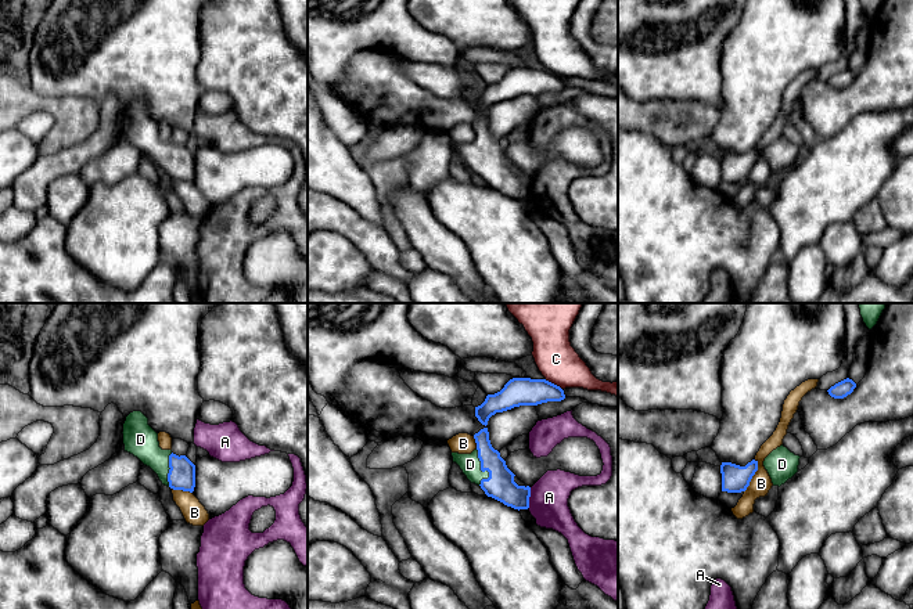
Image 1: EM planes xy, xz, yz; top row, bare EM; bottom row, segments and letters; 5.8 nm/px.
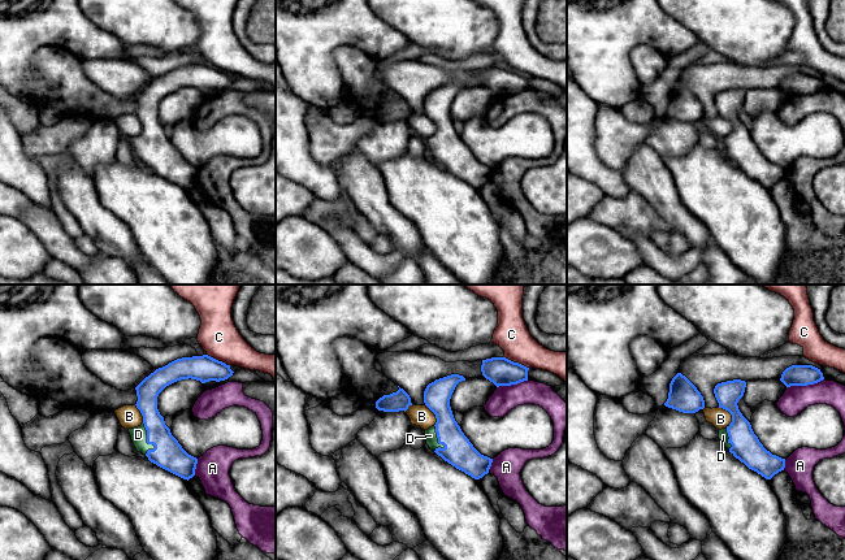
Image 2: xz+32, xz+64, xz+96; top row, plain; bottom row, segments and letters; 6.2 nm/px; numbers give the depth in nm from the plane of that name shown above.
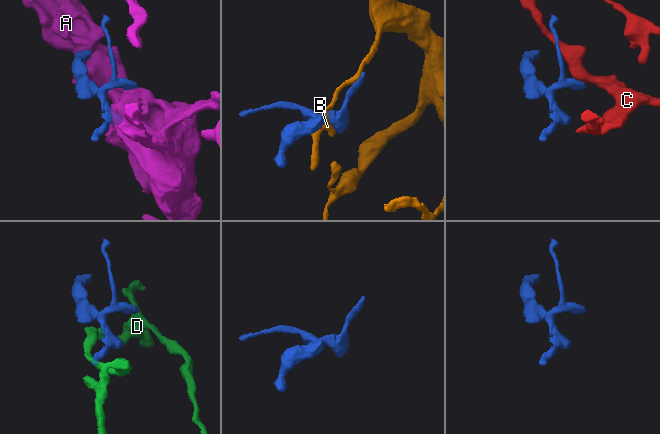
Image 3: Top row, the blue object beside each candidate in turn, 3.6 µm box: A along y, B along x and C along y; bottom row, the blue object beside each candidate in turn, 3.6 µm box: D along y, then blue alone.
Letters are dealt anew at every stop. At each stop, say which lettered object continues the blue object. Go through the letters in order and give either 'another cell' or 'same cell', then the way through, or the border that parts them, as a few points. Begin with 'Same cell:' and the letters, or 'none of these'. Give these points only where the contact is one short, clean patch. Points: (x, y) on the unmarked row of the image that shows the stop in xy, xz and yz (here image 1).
Same cell: D
A: another cell
B: another cell
C: another cell; border along xz (545, 69), (561, 79)
D: same cell; runs through xz (500, 175), (482, 161), (470, 154)

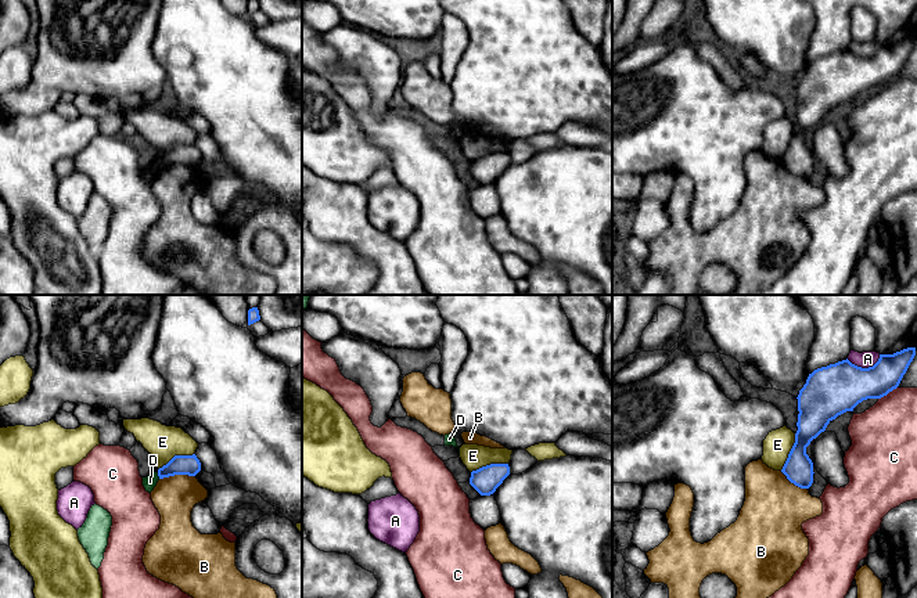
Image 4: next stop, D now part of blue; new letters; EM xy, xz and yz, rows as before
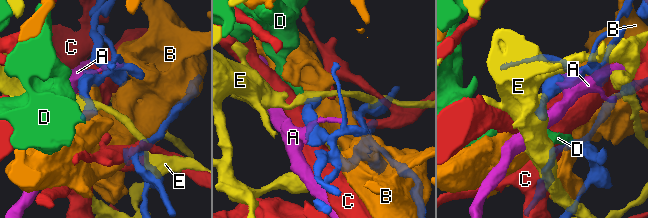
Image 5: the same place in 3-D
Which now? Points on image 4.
Same cell: none of these
A: another cell
B: another cell
C: another cell
D: another cell; border along xy (157, 162), (159, 168)
E: another cell; border along xy (194, 143), (173, 146), (158, 159)

